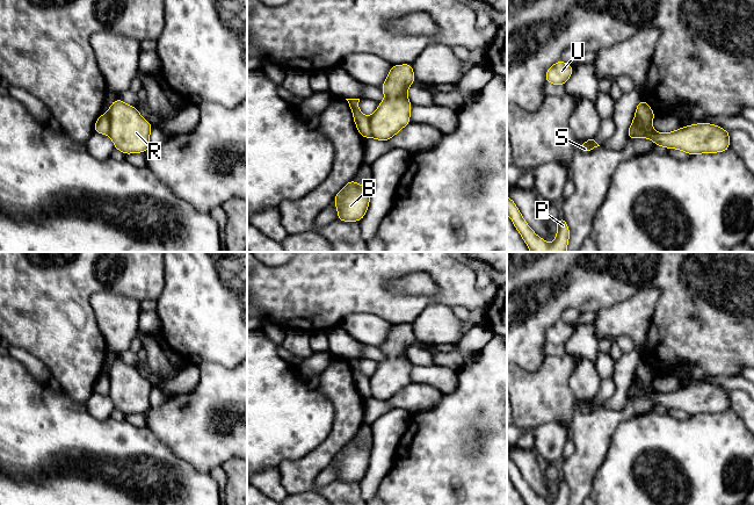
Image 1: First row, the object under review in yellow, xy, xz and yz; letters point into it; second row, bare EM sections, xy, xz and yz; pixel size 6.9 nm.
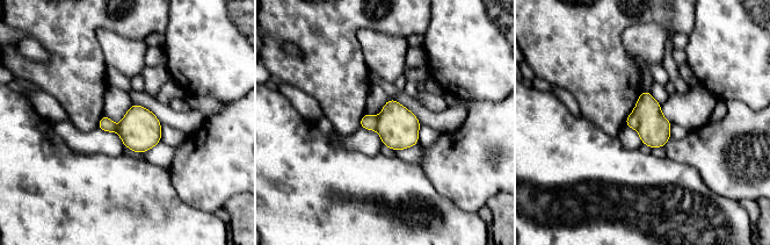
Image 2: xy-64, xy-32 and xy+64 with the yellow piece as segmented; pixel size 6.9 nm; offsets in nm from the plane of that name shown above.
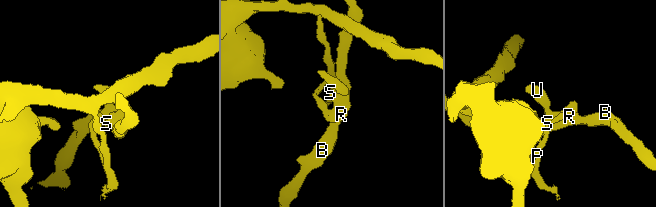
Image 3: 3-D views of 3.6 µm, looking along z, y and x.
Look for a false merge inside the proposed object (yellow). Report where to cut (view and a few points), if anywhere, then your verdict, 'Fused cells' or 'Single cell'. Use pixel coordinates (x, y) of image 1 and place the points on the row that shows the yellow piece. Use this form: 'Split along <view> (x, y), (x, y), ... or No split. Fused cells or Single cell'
Split along xy (106, 114), (109, 121), (109, 134). Fused cells

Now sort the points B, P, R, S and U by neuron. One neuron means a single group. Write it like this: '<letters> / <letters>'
B R S U / P

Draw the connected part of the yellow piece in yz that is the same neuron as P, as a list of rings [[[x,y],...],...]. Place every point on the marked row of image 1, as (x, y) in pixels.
[[[507,196],[507,215],[510,217],[515,229],[531,252],[566,252],[570,240],[570,228],[564,216],[560,216],[559,221],[556,223],[558,231],[556,233],[554,243],[549,244],[537,236],[527,224],[517,205],[509,196]]]

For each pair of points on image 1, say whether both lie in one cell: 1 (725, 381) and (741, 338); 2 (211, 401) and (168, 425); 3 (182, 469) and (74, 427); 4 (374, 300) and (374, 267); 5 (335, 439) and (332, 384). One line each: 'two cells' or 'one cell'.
1: two cells
2: one cell
3: one cell
4: one cell
5: one cell

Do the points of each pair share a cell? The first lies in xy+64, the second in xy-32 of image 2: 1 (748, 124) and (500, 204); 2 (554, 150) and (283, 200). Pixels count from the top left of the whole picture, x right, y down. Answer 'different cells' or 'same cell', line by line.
1: different cells
2: same cell

